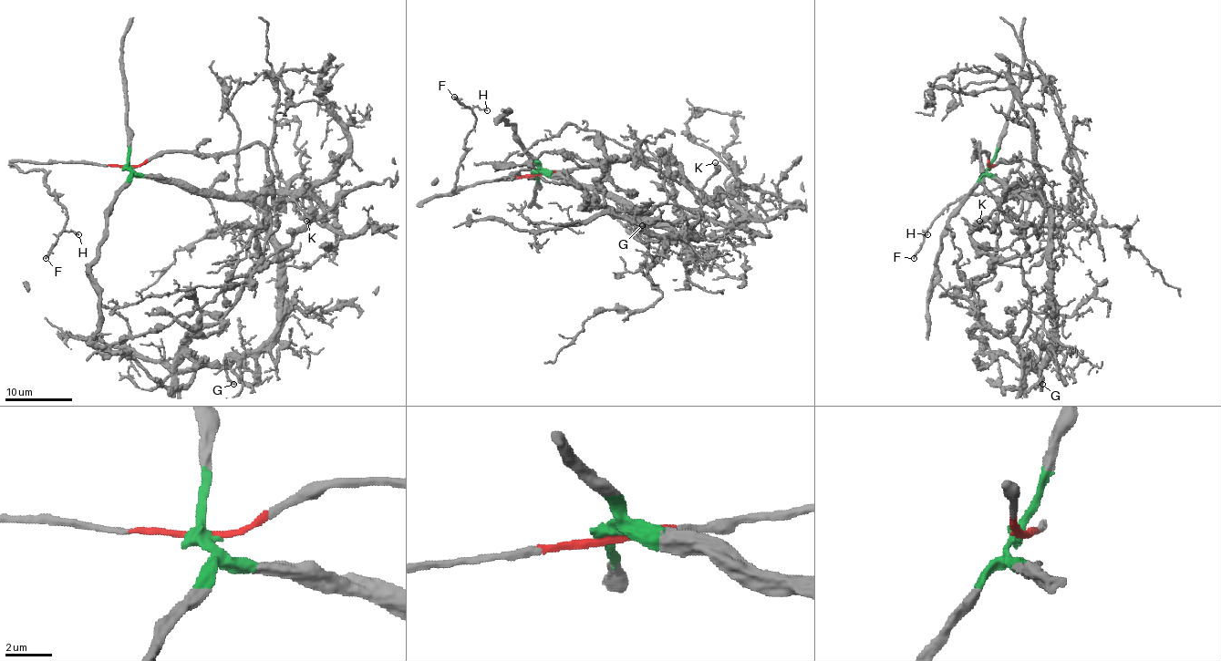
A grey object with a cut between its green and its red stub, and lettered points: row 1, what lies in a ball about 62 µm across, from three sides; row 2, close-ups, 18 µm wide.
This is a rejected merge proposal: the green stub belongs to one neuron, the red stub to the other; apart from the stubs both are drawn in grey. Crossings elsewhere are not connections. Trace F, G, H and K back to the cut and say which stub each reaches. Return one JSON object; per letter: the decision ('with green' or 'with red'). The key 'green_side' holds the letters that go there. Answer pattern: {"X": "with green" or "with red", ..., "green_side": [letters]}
{"F": "with red", "G": "with green", "H": "with red", "K": "with red", "green_side": ["G"]}

